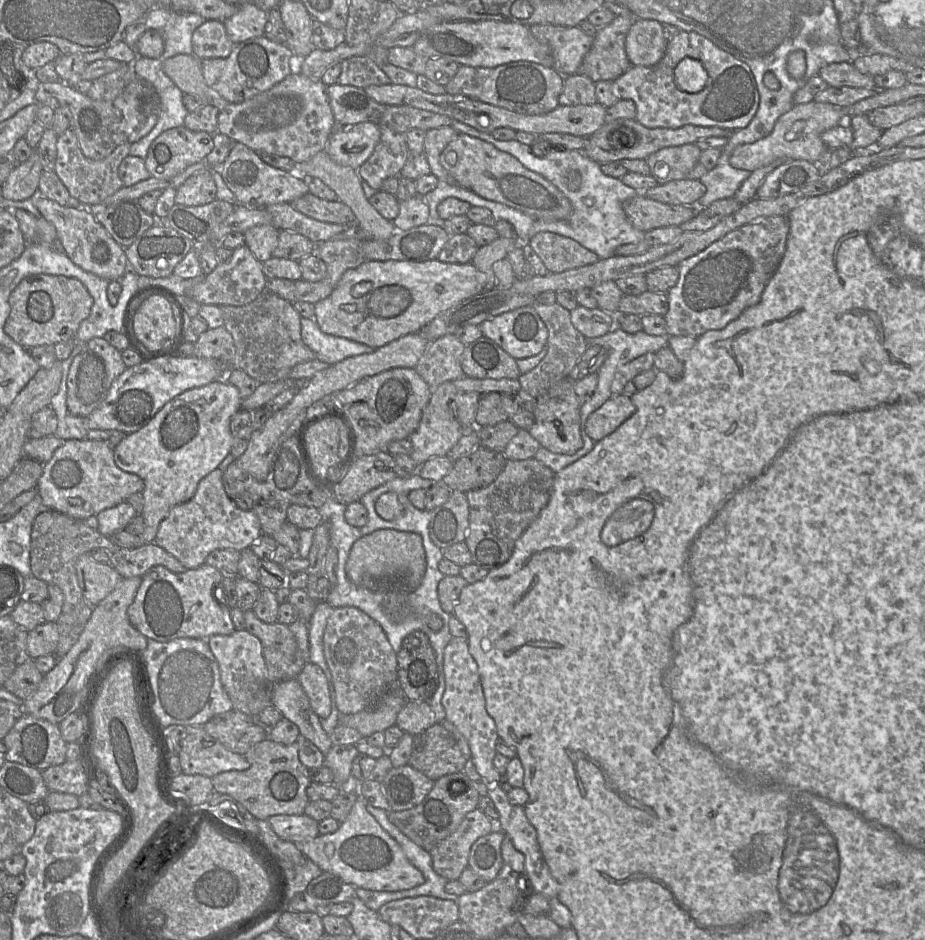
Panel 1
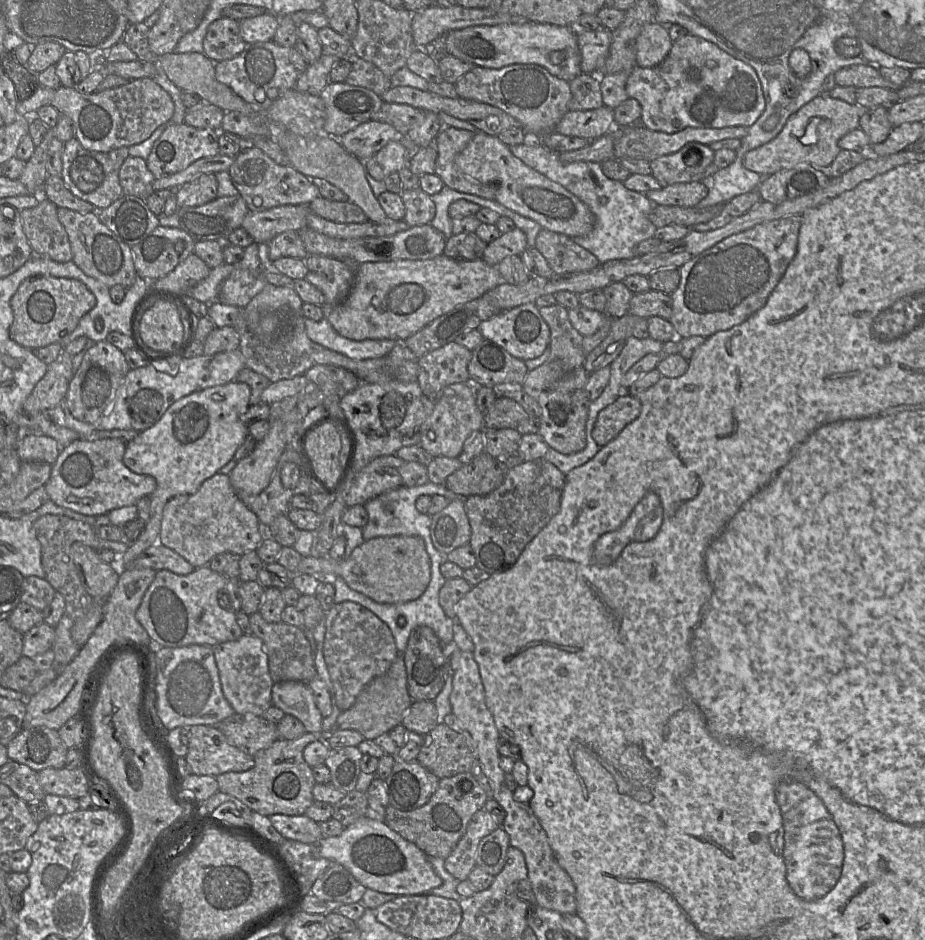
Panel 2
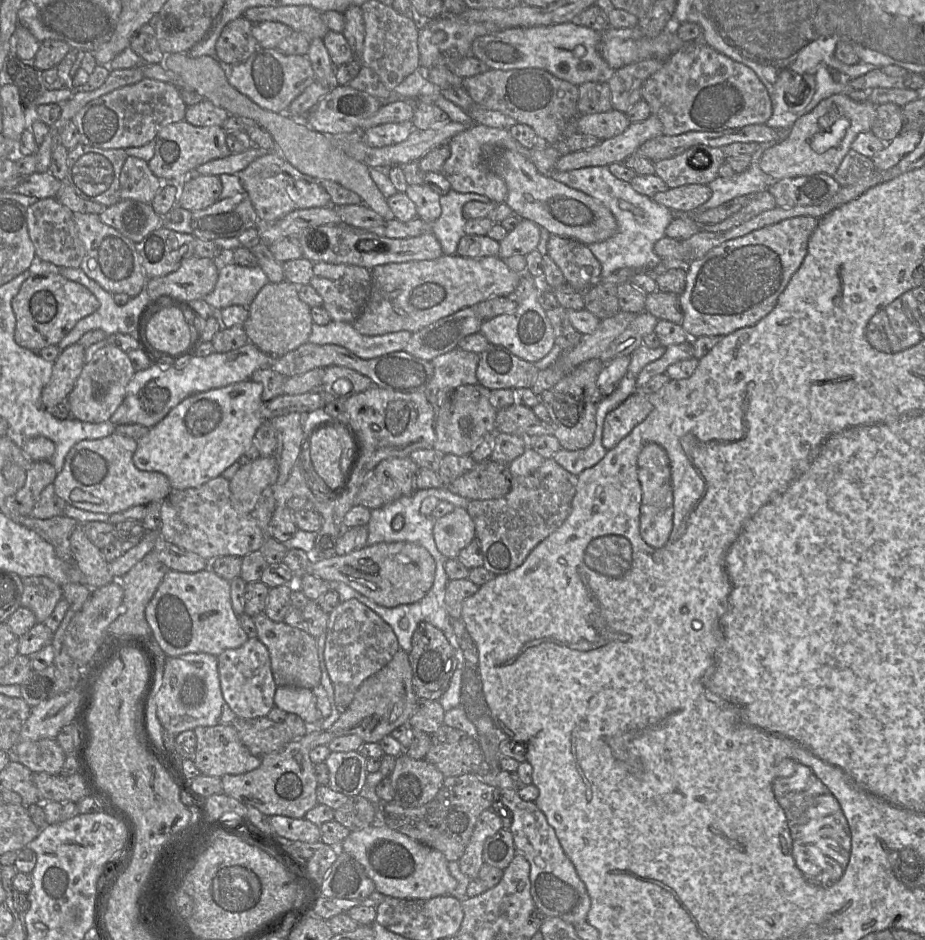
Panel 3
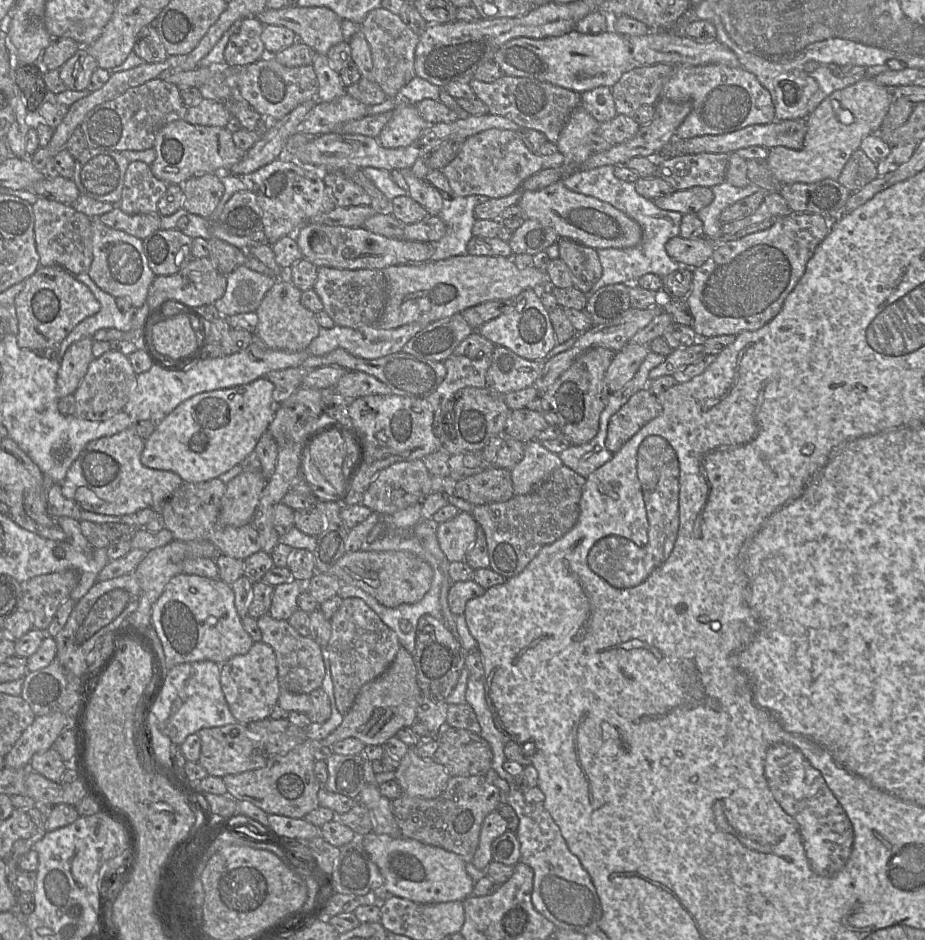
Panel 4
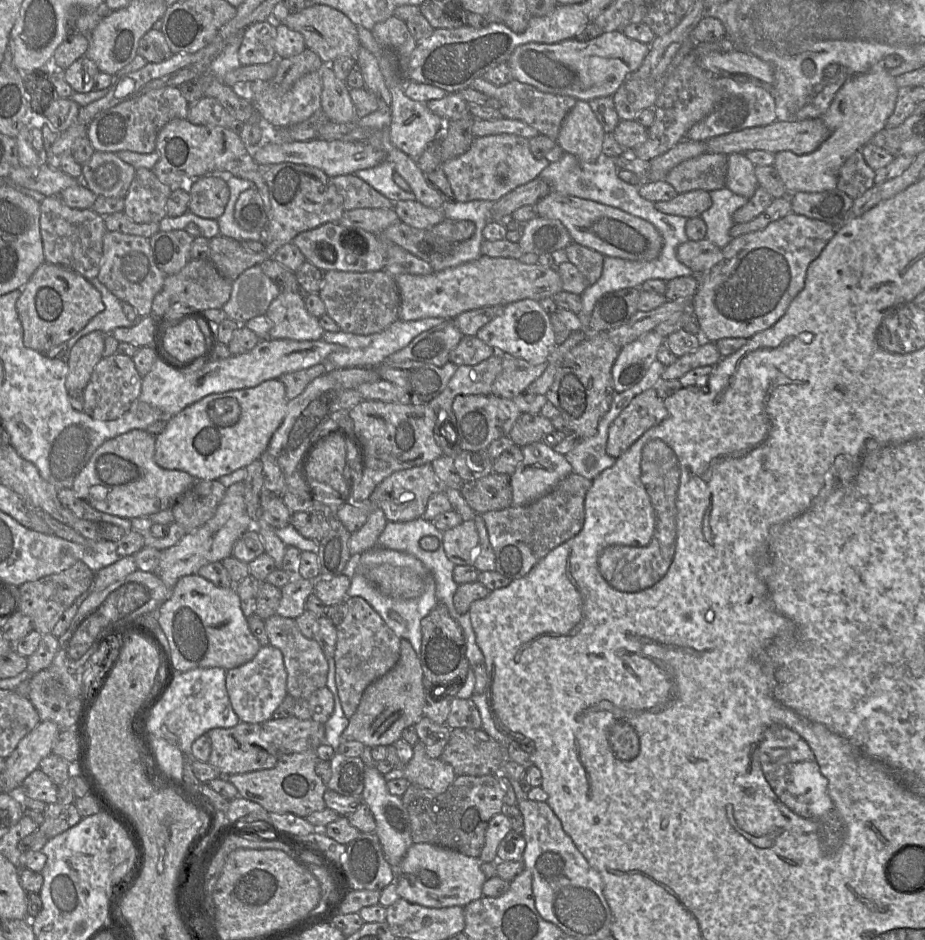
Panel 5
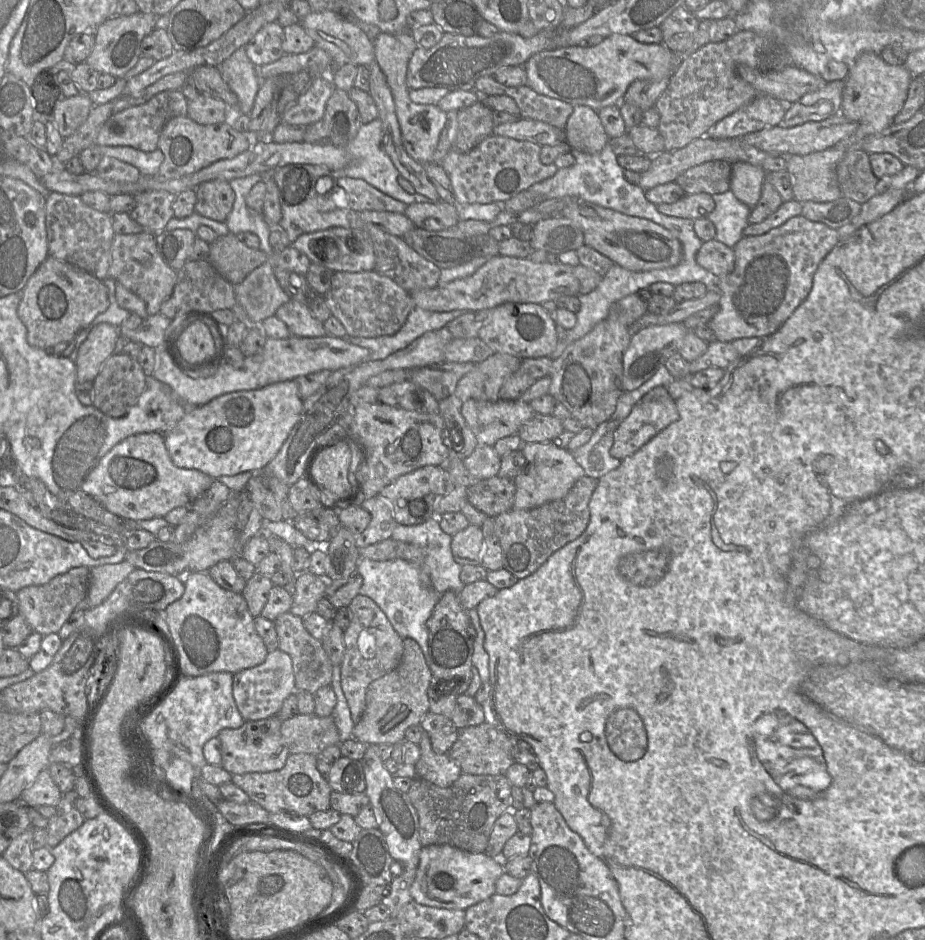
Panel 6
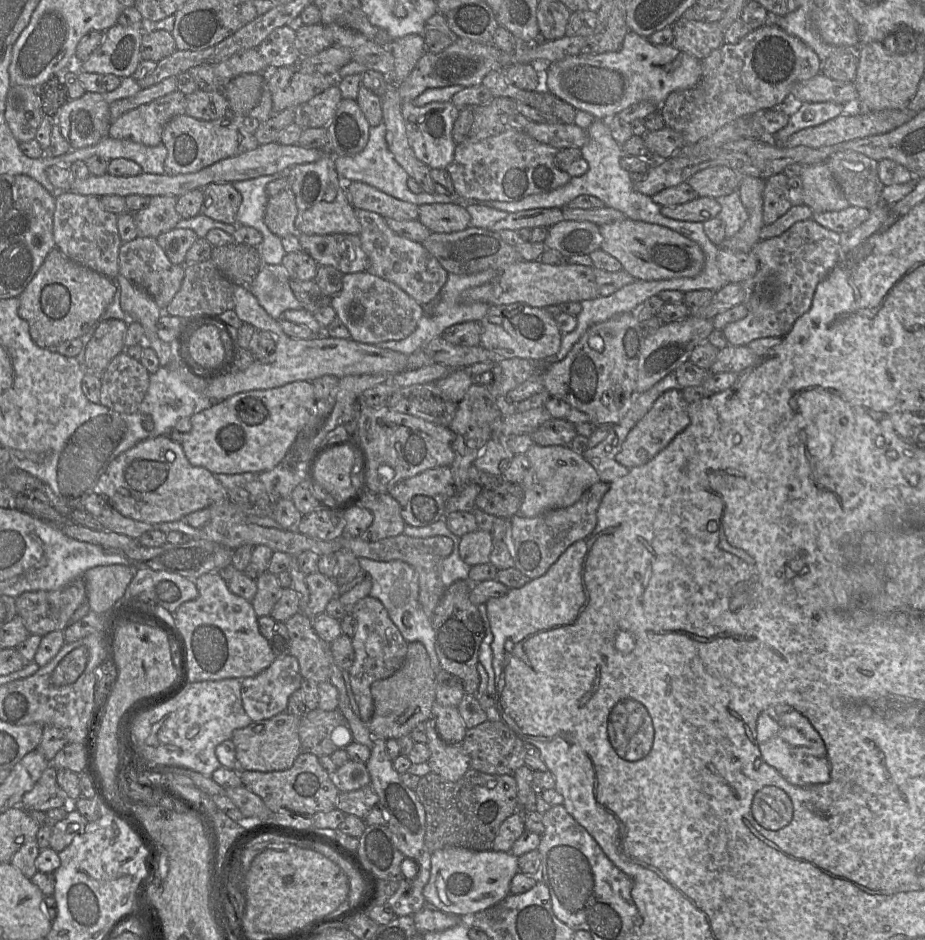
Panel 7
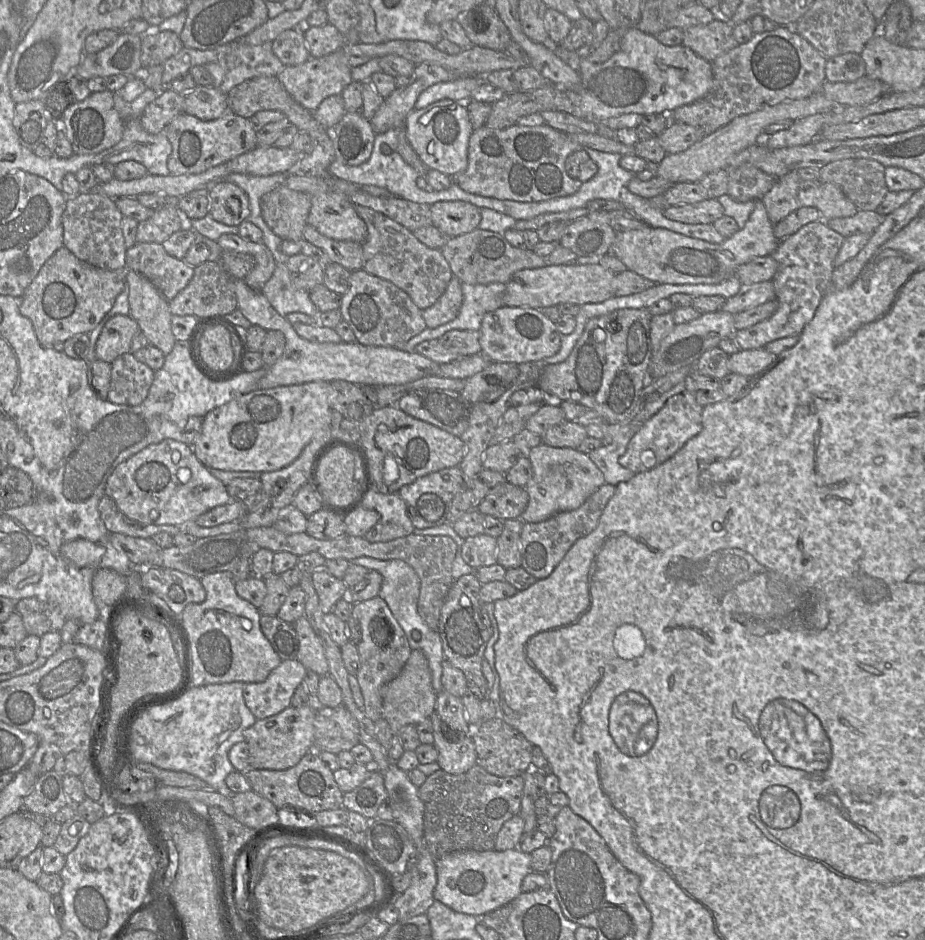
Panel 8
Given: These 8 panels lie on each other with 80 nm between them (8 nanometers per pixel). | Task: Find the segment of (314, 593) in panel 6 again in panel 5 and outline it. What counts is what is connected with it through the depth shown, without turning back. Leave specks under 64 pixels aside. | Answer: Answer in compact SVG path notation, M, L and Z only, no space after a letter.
M294 576L280 588L281 599L276 614L287 618L297 618L305 609L307 597L313 593L314 581Z

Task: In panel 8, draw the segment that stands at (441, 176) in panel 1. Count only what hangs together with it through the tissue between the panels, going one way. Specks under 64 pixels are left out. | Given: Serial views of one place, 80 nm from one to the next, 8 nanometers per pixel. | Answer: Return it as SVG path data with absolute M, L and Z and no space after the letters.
M515 124L505 129L483 125L472 132L467 168L454 175L454 182L466 192L500 200L539 202L569 196L583 182L568 175L565 161L570 154L582 149L568 133L547 124L535 127Z

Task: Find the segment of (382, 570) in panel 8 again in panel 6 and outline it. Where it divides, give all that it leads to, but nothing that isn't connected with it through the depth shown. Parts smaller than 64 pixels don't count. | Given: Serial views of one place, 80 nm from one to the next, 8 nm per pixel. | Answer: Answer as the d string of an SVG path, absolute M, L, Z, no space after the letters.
M360 557L356 573L363 580L359 594L371 598L380 607L402 639L414 639L426 658L428 652L426 622L441 595L431 585L429 575L411 562L403 559L376 561Z

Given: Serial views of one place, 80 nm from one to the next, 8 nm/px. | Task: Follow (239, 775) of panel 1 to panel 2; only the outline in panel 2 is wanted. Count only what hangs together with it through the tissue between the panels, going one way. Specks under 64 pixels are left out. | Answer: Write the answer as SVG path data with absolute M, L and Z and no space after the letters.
M307 732L295 740L277 739L253 756L254 766L251 769L216 776L219 791L234 796L263 816L304 815L314 801L312 790L316 782L312 768L303 758L303 750L309 743L319 739L325 741L325 735Z

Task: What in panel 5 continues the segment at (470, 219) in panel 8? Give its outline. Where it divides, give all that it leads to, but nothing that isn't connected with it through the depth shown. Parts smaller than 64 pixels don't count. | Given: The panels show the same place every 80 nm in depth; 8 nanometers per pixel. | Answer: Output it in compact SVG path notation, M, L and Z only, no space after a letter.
M417 200L398 201L393 209L403 223L417 229L430 230L446 219L443 208L430 208Z

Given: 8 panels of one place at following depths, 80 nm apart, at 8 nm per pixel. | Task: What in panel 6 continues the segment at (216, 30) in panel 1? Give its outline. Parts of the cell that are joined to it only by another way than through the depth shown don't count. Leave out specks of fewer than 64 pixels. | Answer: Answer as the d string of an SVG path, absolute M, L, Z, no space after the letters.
M277 21L268 23L245 46L246 54L254 65L273 63L285 55L283 40L283 27Z

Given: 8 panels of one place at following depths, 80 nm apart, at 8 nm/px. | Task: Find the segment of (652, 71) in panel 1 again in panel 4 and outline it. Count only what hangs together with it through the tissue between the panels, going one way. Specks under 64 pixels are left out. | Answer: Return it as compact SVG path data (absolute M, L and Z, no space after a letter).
M676 65L662 87L660 98L691 102L690 113L676 130L675 137L681 139L725 134L754 124L768 124L775 118L769 91L743 67Z

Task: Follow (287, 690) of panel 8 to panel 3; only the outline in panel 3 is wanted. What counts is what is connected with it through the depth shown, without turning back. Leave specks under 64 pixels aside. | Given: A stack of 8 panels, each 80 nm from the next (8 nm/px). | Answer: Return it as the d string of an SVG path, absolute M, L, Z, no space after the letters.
M249 638L235 649L227 649L218 657L218 672L224 700L238 718L266 717L274 707L278 687L273 679L268 649L257 638Z

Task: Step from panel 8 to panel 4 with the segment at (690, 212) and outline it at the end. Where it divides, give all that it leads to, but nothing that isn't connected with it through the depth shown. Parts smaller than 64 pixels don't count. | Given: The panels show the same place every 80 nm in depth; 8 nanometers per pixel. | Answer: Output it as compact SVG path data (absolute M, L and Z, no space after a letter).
M696 186L685 190L673 191L671 194L654 200L663 210L685 214L698 214L713 201L713 191L709 187Z

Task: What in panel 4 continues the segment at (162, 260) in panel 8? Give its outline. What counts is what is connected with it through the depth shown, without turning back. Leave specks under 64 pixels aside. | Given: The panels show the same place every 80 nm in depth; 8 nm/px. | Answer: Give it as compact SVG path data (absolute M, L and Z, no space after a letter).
M92 218L93 260L87 272L99 288L114 298L123 297L135 308L142 307L156 275L149 267L143 240L123 231L107 227L98 218Z

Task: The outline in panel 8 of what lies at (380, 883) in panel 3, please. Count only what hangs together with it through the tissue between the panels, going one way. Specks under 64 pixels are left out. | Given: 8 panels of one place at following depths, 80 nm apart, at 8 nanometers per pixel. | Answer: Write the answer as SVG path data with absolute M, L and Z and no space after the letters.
M518 848L505 851L457 851L437 859L435 900L460 913L482 916L515 899L522 893L524 877L532 872L531 856Z

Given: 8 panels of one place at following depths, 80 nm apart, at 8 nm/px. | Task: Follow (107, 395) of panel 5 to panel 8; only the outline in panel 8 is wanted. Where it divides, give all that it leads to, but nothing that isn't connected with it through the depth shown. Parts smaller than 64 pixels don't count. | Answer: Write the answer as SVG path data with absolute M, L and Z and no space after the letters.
M131 351L120 355L111 364L107 401L126 406L141 404L148 395L155 371L139 362Z

